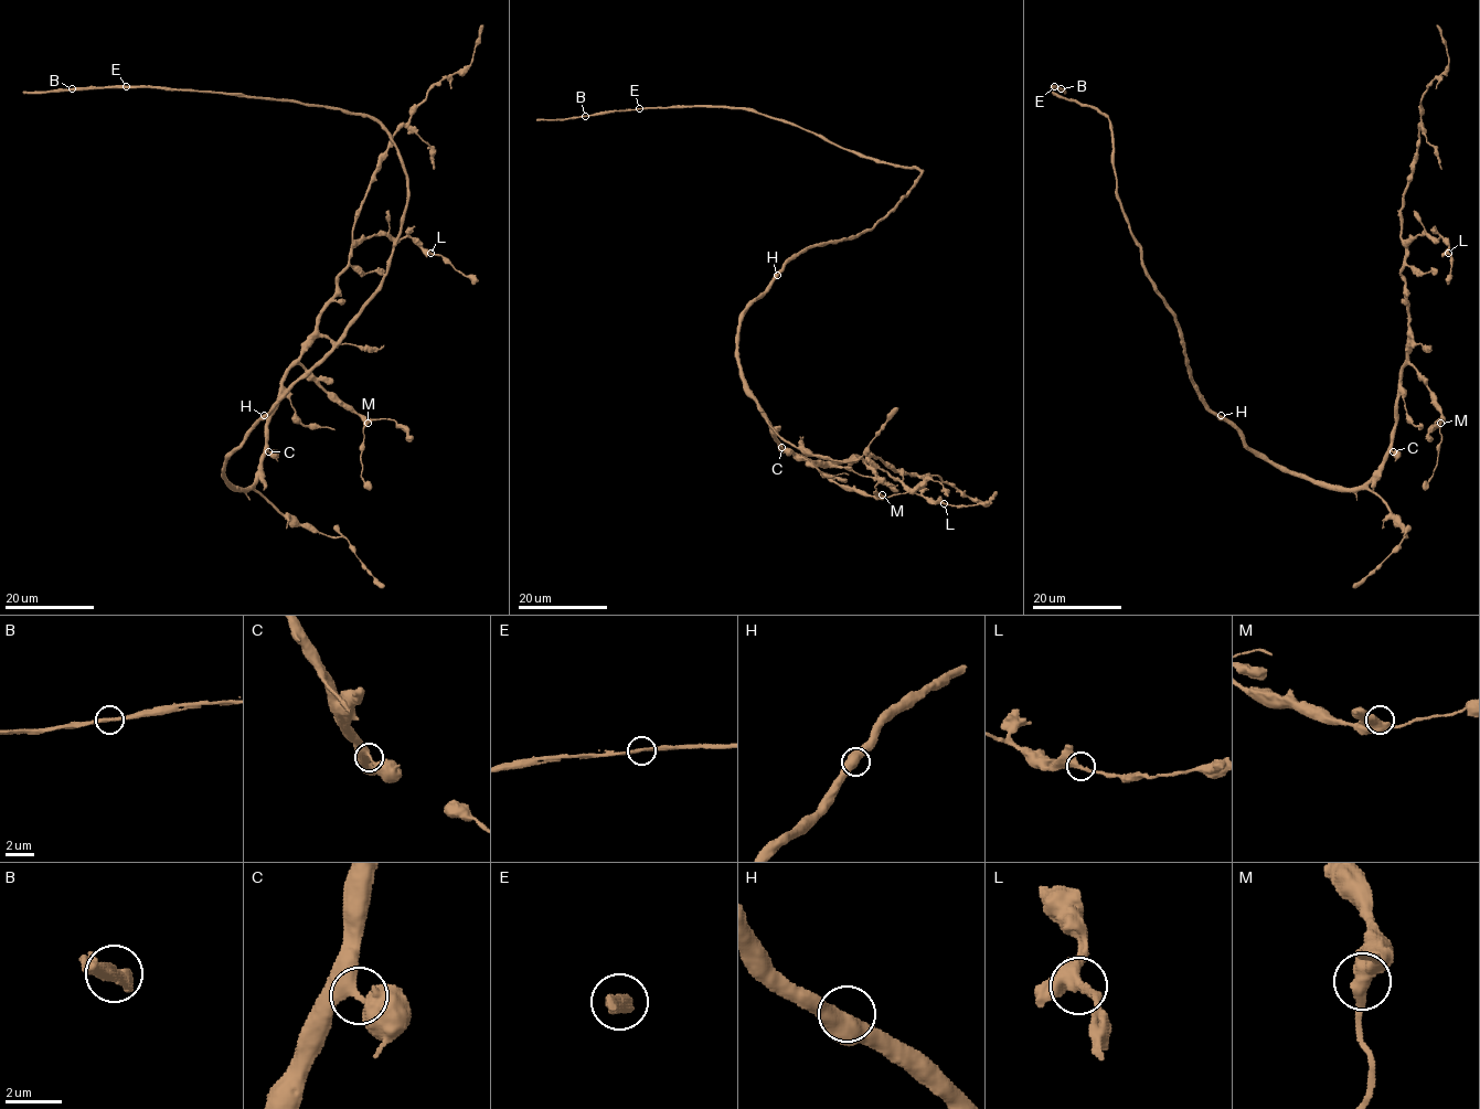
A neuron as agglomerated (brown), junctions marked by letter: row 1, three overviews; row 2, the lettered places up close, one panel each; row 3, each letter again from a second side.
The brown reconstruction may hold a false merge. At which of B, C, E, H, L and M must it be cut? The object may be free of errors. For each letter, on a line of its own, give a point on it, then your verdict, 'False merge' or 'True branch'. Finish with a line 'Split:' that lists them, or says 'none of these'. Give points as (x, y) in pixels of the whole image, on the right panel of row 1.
B: Place: (1061, 88). True branch
C: Place: (1393, 451). True branch
E: Place: (1054, 86). True branch
H: Place: (1221, 415). True branch
L: Place: (1448, 253). True branch
M: Place: (1440, 423). True branch
Split: none of these

